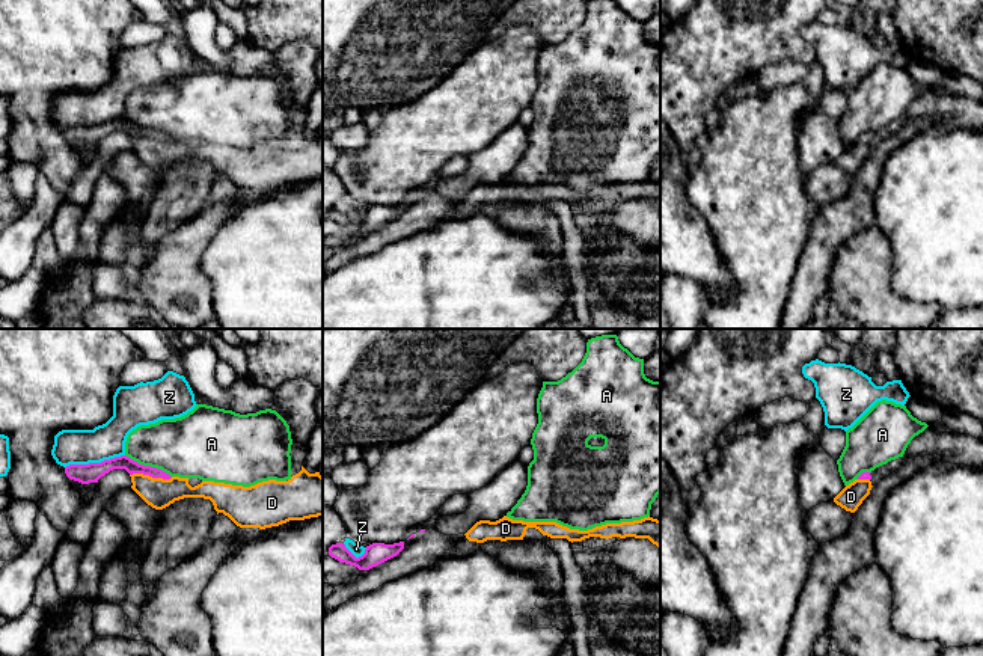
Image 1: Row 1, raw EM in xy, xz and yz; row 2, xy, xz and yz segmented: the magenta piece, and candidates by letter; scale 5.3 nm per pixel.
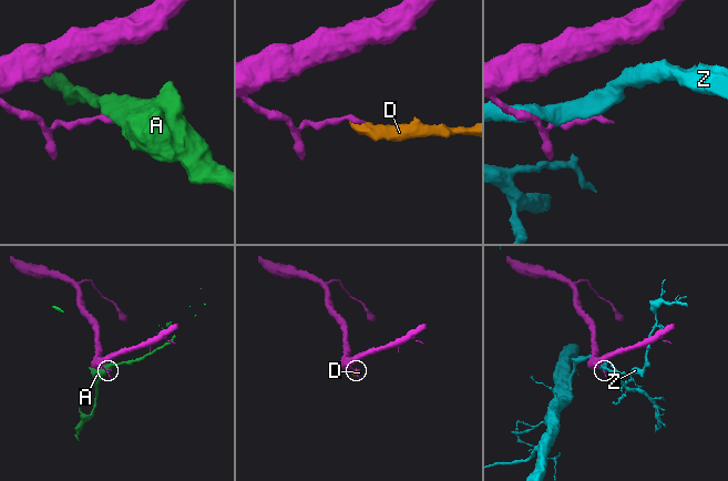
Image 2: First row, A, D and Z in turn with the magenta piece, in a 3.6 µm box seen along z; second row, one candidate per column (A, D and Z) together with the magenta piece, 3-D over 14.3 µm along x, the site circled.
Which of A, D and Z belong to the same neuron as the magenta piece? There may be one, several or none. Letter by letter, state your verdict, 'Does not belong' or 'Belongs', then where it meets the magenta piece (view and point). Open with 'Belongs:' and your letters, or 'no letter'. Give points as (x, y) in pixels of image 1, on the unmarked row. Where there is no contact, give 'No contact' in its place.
Belongs: no letter
A: Does not belong. Touches magenta at xy (148, 128)
D: Does not belong. Touches magenta at xy (151, 137)
Z: Does not belong. Touches magenta at xy (94, 125)

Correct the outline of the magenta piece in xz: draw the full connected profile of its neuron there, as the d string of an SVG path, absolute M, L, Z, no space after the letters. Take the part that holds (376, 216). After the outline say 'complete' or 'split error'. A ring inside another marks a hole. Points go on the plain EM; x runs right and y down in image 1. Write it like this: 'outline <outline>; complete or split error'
outline M404 204L384 207L372 205L366 208L365 216L356 220L342 205L332 207L329 210L329 217L339 225L345 225L357 229L359 232L369 232L394 219L397 219L404 211Z; complete

